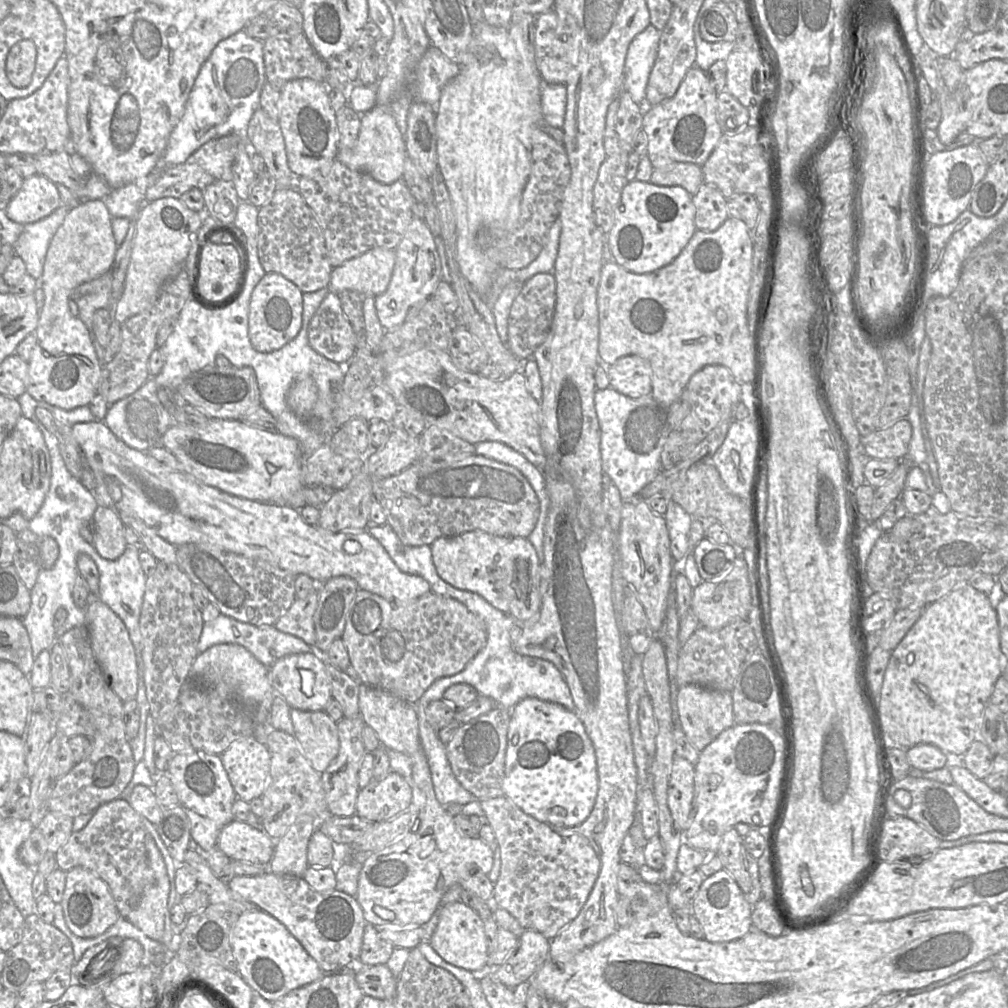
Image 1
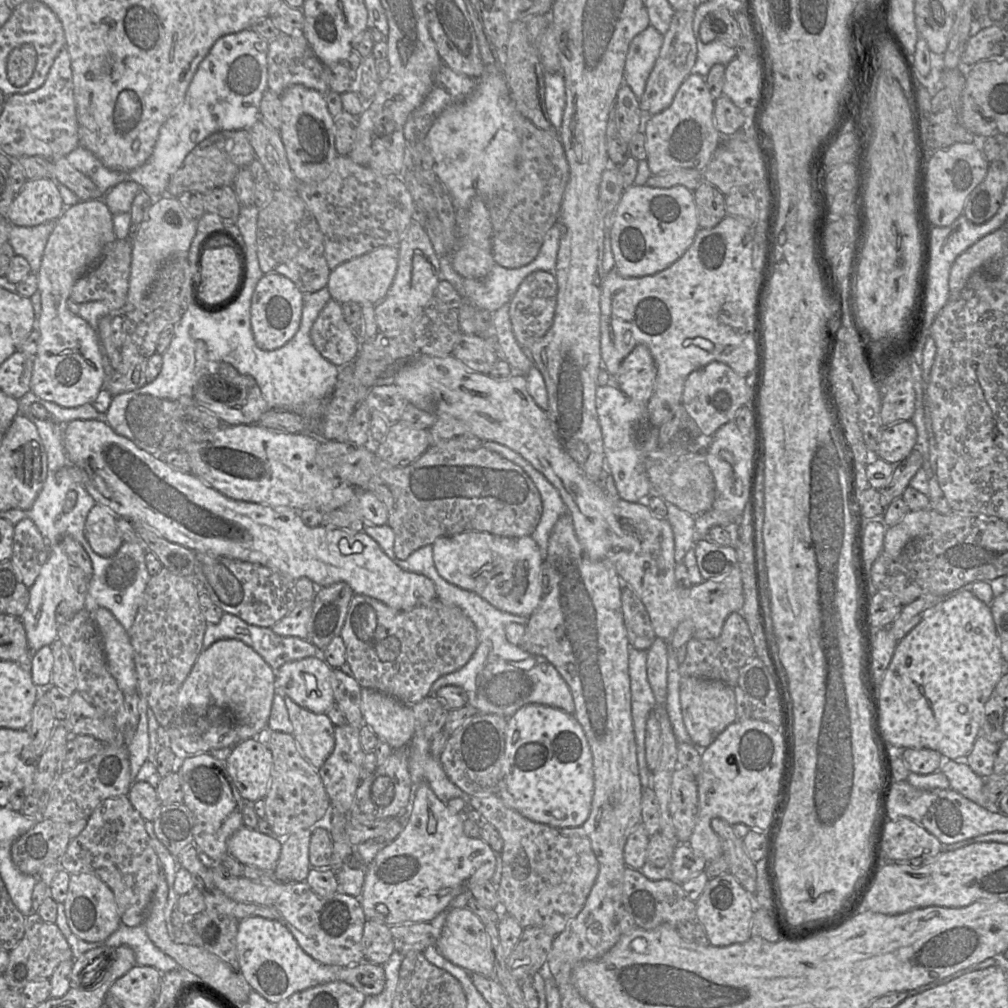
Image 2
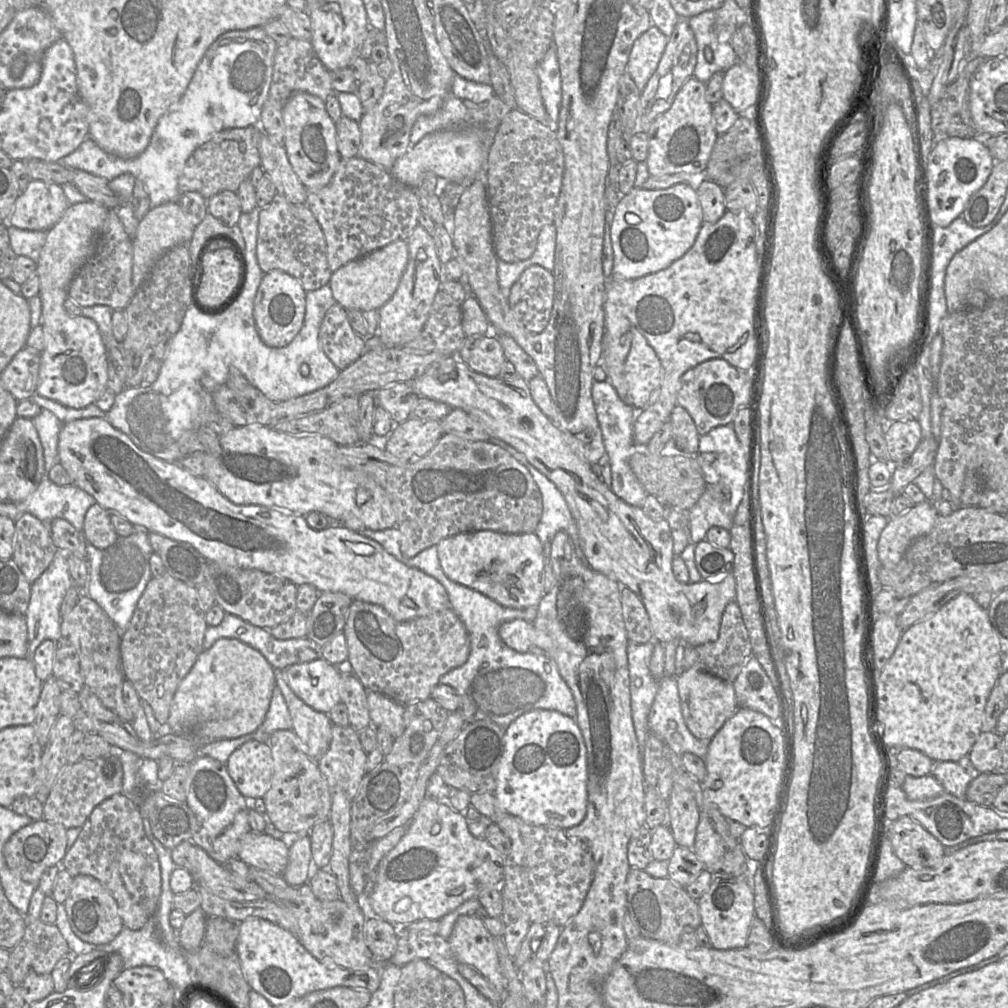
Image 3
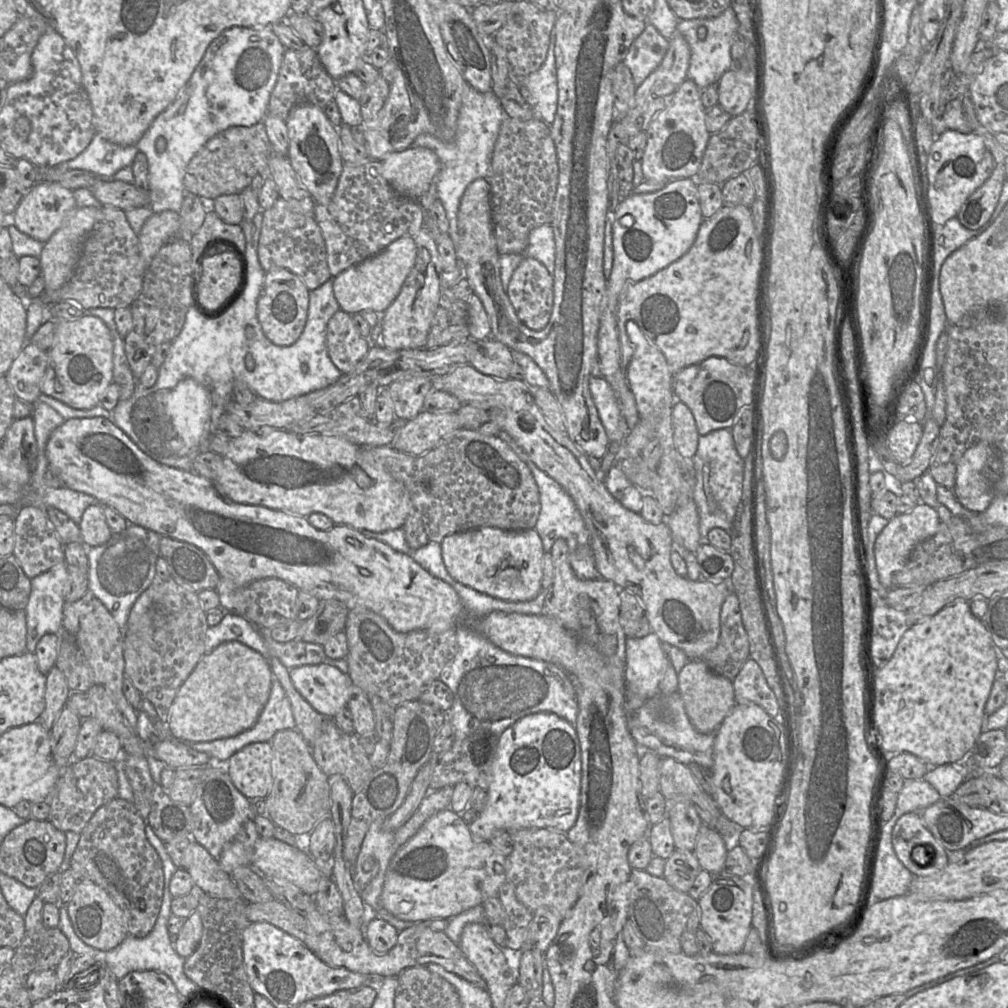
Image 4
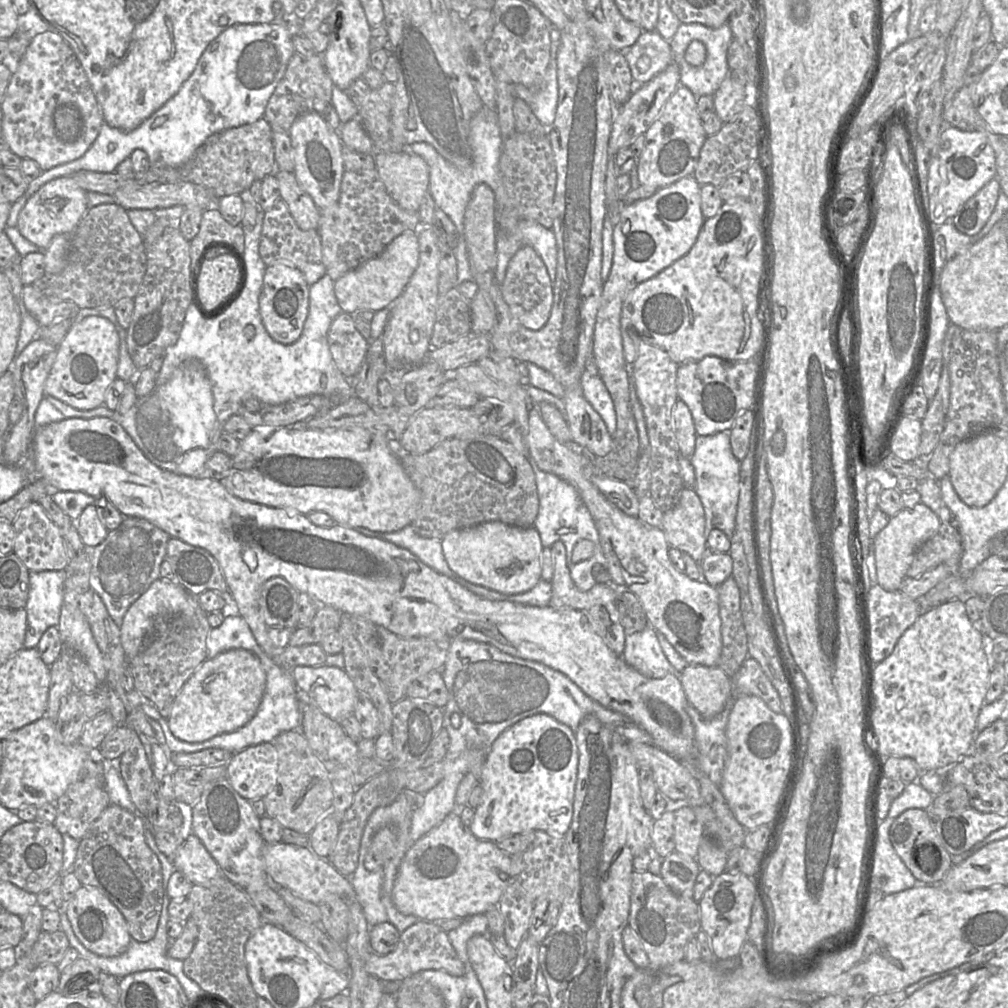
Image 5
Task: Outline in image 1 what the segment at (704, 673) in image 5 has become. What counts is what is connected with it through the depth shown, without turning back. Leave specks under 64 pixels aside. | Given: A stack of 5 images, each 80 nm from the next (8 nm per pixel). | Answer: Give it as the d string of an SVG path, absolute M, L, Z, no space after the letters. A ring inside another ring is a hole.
M685 685L679 688L677 705L677 726L680 726L689 741L699 752L704 750L724 730L735 725L731 692L698 685Z

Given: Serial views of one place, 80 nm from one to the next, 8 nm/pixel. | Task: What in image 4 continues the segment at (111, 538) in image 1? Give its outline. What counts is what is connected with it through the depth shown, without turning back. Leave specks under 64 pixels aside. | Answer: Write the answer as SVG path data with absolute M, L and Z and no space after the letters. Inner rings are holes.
M101 504L88 506L82 514L78 524L81 542L87 547L97 547L106 543L112 532L108 527Z

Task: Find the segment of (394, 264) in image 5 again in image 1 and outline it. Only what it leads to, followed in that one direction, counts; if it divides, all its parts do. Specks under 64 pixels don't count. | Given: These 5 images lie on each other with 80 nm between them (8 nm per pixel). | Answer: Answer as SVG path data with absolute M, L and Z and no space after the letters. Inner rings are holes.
M372 248L333 268L328 289L336 294L353 290L363 296L377 296L387 289L394 263L394 250Z

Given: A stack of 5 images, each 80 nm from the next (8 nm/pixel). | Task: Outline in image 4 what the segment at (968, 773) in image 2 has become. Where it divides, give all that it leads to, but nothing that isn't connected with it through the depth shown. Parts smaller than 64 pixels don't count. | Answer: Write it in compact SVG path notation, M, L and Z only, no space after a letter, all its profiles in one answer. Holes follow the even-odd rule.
M971 751L953 764L930 766L923 779L937 790L941 798L949 798L965 781L958 769L967 763L969 757L971 758Z

